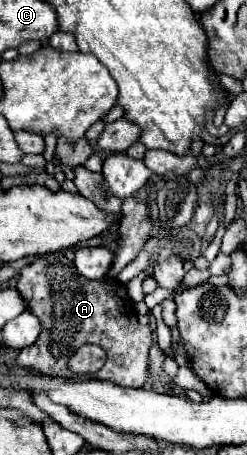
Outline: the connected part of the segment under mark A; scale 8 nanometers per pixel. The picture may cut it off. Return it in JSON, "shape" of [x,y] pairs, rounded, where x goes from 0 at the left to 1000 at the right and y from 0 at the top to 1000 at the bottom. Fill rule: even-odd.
{"shape":[[[255,558],[158,563],[134,580],[85,589],[69,637],[109,664],[109,677],[166,703],[166,734],[142,756],[93,765],[69,796],[101,809],[142,809],[198,826],[296,835],[271,813],[279,787],[328,756],[393,756],[433,774],[425,835],[506,848],[579,853],[603,835],[603,769],[628,756],[611,716],[555,708],[538,664],[490,646],[498,624],[474,611],[352,615],[312,602],[287,571]]]}

